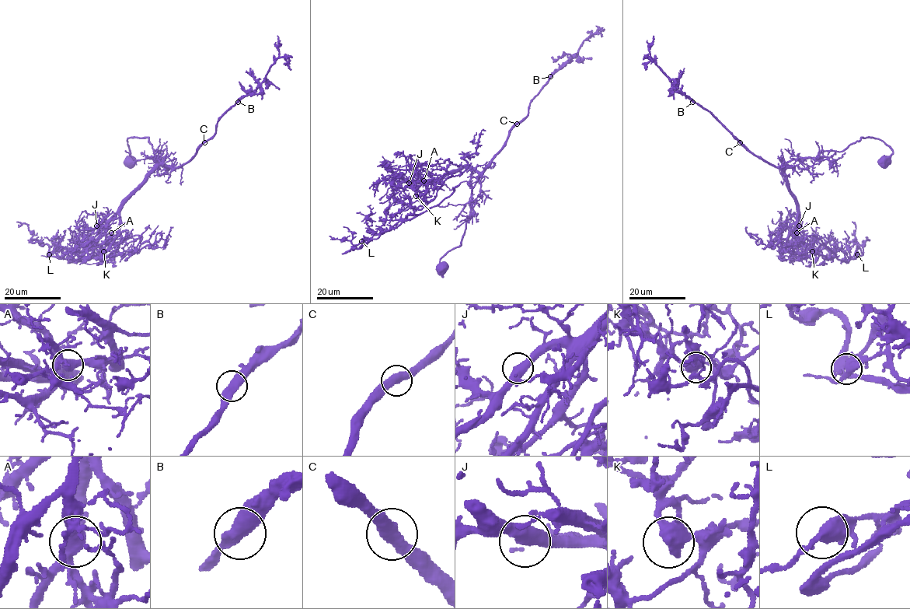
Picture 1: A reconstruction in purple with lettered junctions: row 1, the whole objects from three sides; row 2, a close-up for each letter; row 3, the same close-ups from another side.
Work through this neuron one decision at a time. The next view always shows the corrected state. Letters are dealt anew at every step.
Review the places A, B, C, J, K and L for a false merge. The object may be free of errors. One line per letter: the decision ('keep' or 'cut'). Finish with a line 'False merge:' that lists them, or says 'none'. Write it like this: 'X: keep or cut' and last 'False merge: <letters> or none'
A: cut
B: keep
C: keep
J: keep
K: keep
L: keep
False merge: A

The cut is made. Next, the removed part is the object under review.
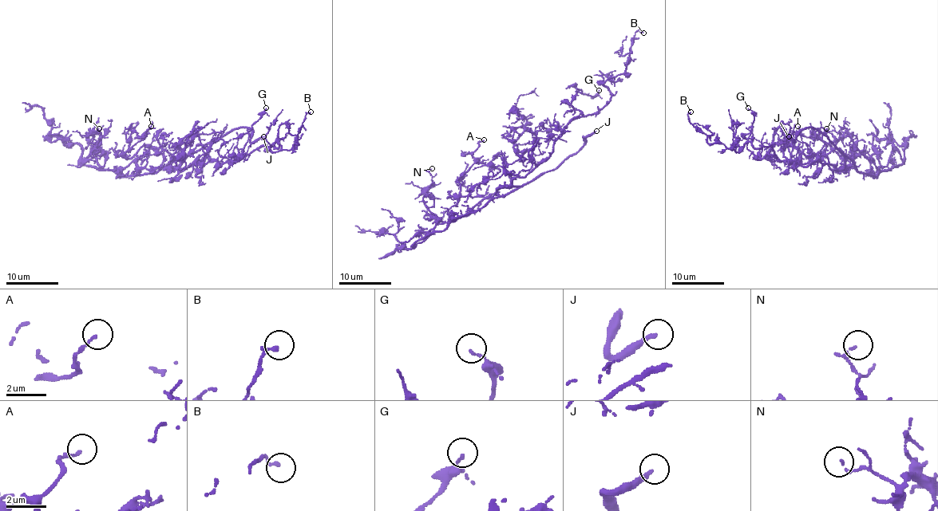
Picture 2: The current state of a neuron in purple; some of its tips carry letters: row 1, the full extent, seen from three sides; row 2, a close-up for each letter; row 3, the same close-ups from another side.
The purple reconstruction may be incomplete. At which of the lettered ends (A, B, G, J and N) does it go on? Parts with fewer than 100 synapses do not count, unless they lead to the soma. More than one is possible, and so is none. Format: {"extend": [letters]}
{"extend": ["J"]}

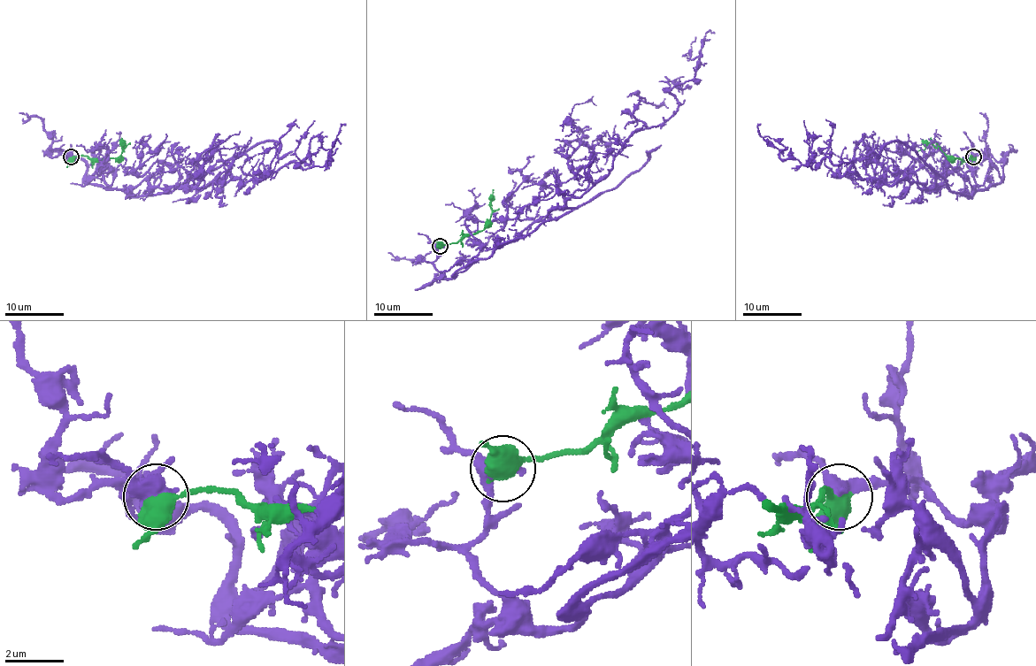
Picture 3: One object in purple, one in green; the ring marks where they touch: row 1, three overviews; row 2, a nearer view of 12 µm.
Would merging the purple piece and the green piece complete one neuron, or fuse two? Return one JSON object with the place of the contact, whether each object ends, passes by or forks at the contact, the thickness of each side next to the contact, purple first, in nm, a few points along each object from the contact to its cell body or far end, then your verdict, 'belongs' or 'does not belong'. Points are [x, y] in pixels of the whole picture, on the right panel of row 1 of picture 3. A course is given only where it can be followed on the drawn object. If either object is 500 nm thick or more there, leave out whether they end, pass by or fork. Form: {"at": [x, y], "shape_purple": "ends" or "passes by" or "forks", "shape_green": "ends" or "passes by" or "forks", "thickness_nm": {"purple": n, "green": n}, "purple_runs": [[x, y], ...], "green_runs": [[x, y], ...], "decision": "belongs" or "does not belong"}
{"at": [973, 156], "thickness_nm": {"purple": 500, "green": 500}, "purple_runs": [[972, 157], [1007, 160], [1003, 178], [970, 195], [885, 185], [849, 163], [780, 157], [761, 123]], "green_runs": [[974, 157], [950, 158], [931, 144], [917, 151]], "decision": "does not belong"}

